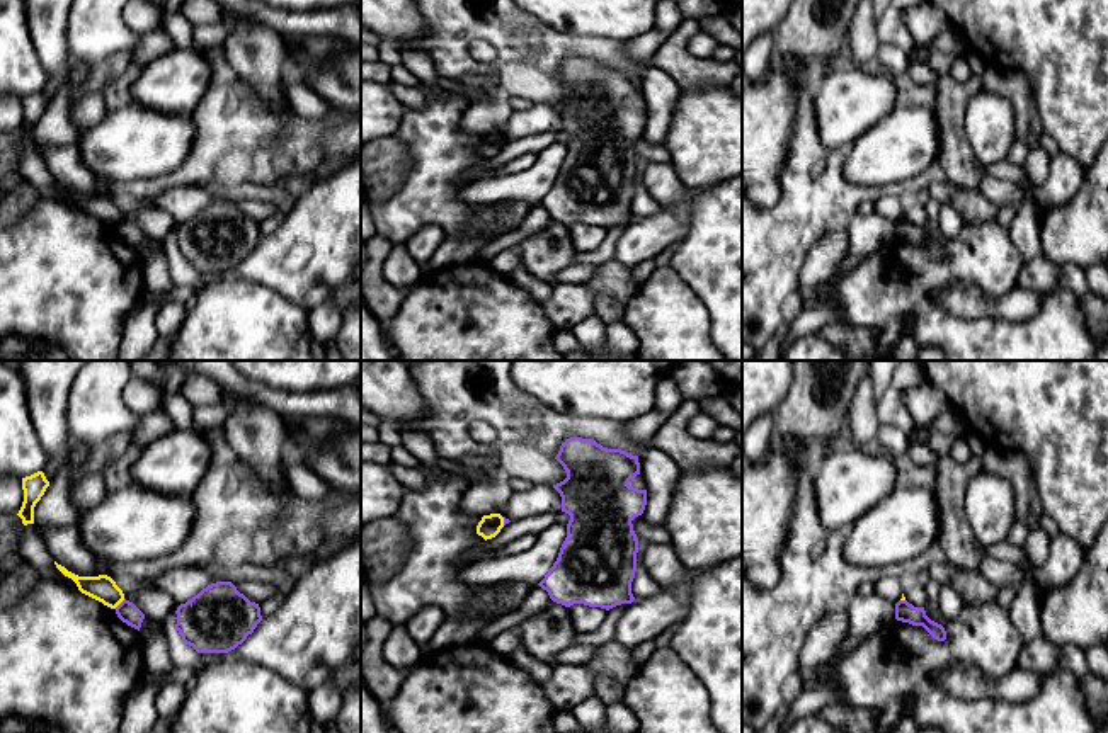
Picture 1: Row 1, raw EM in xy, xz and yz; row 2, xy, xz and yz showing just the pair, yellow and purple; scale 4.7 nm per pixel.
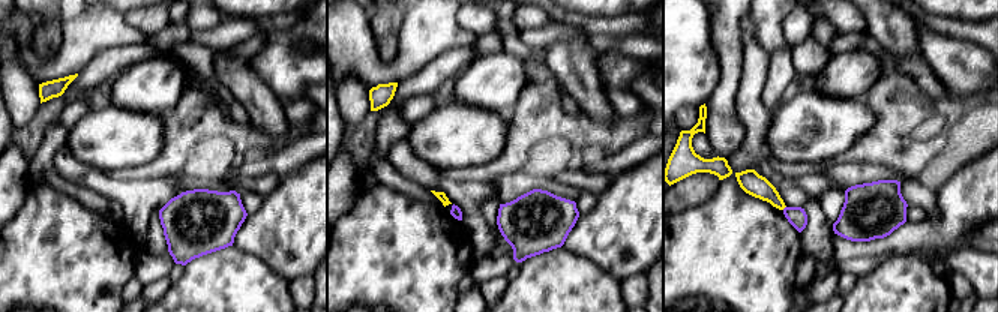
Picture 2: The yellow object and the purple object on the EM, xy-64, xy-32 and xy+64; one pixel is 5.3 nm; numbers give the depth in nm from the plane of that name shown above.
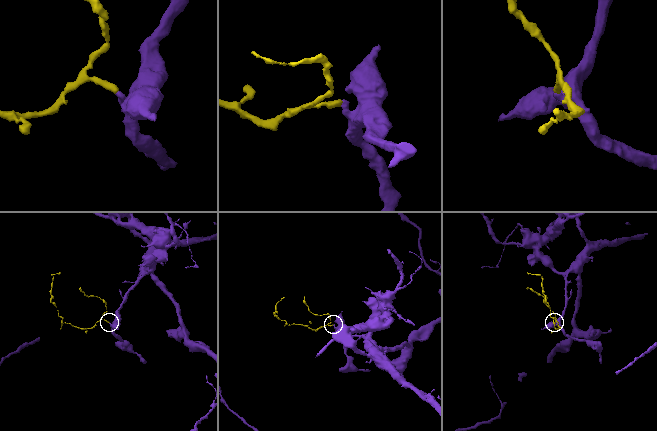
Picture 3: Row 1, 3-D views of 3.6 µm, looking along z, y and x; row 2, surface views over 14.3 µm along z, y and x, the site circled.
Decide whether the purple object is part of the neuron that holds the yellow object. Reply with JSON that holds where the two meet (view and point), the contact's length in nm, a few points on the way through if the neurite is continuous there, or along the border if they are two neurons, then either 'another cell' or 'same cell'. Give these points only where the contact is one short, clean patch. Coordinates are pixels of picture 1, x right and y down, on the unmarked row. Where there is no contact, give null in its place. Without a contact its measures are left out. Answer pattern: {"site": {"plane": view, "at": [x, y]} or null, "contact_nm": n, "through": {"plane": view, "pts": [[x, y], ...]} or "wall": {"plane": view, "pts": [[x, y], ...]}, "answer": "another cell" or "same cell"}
{"site": {"plane": "xy", "at": [119, 221]}, "contact_nm": 70, "wall": {"plane": "xy", "pts": [[125, 218], [114, 227]]}, "answer": "another cell"}

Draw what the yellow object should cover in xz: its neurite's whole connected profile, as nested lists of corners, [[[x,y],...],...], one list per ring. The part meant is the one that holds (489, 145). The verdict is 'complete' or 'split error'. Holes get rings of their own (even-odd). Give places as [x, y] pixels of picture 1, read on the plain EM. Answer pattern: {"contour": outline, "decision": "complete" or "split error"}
{"contour": [[[500,133],[483,134],[477,145],[477,153],[485,160],[495,156],[504,146],[504,136]]], "decision": "complete"}

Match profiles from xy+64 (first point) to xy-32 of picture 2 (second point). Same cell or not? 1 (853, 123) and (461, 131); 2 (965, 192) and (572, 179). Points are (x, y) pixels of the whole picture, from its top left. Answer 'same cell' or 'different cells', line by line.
1: same cell
2: different cells

